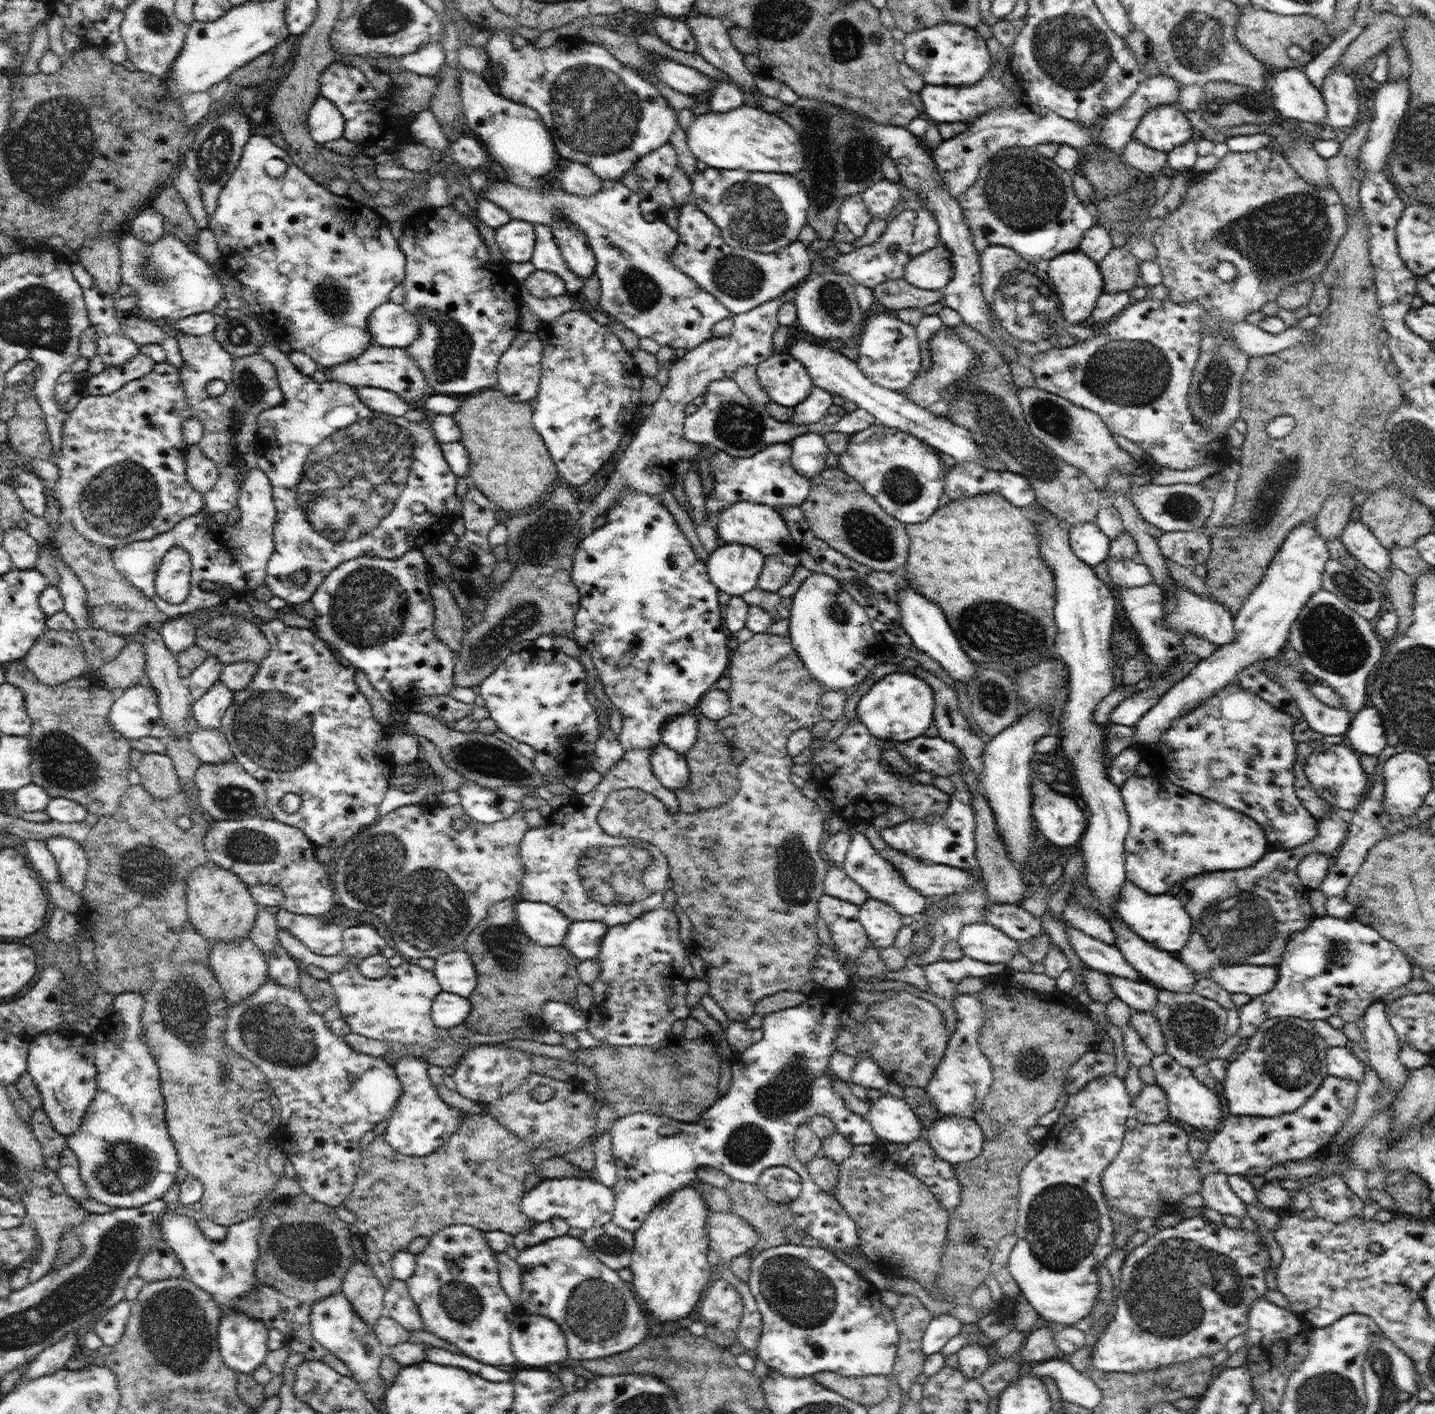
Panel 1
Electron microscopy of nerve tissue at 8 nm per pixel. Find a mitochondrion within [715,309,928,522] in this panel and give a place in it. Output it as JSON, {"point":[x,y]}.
{"point":[903,486]}

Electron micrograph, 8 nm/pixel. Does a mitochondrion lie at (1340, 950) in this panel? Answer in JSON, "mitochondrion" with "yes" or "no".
{"mitochondrion":"yes"}

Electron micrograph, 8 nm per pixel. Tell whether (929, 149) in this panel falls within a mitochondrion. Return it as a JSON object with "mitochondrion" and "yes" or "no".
{"mitochondrion":"no"}

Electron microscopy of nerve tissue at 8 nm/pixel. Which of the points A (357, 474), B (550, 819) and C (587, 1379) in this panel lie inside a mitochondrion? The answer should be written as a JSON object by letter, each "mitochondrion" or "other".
{"A":"mitochondrion","B":"other","C":"other"}

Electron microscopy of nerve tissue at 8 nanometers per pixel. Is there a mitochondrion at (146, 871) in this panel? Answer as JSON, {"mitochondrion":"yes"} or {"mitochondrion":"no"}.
{"mitochondrion":"yes"}

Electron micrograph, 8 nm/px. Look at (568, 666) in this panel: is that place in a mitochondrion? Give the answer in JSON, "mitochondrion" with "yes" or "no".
{"mitochondrion":"no"}

